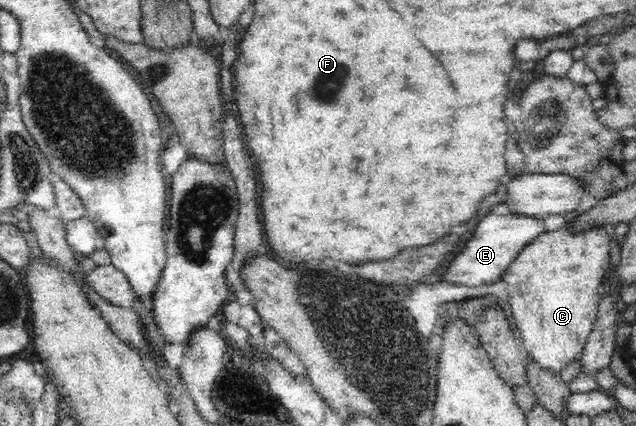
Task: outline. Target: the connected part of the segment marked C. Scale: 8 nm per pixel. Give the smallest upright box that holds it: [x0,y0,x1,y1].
[503,211,610,373]

